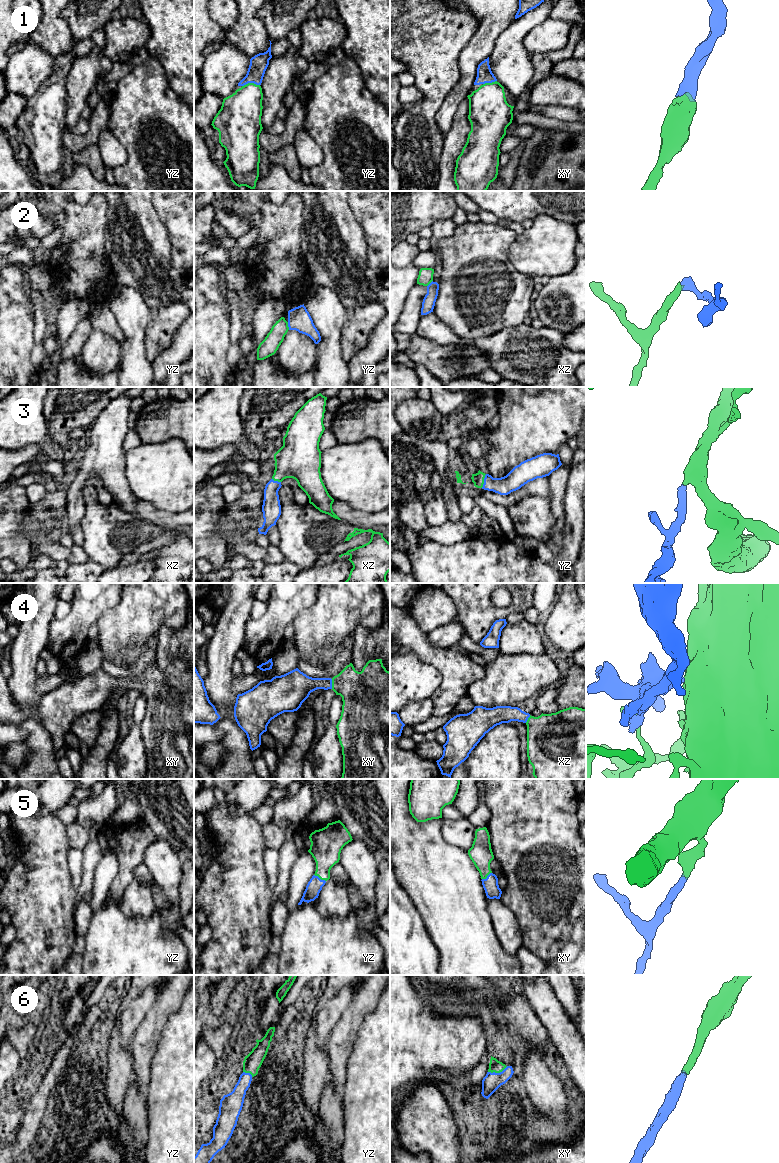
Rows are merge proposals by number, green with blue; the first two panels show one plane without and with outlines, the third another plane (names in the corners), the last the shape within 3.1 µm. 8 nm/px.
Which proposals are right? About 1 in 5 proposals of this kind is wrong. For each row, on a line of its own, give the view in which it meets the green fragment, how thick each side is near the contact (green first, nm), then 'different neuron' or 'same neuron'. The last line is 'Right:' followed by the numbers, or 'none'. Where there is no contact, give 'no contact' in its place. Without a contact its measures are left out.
1: contact in yz; calibres 320 and 140 nm; same neuron
2: contact in yz; calibres 140 and 190 nm; different neuron
3: contact in yz; calibres 100 and 160 nm; same neuron
4: contact in xy; calibres 340 and 190 nm; same neuron
5: contact in yz; calibres 240 and 120 nm; same neuron
6: contact in xy; calibres 100 and 150 nm; same neuron
Right: 1, 3, 4, 5, 6

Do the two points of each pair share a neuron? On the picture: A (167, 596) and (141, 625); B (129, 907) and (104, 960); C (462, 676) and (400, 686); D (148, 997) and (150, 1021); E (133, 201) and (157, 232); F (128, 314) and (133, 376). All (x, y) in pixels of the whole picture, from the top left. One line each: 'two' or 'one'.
A: one
B: two
C: two
D: two
E: one
F: one

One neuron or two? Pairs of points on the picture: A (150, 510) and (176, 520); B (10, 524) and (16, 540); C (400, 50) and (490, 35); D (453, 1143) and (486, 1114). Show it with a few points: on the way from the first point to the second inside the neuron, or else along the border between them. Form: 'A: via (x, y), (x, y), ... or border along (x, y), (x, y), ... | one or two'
A: via (156, 516), (163, 520), (170, 520) | one
B: via (10, 528), (12, 536) | one
C: border along (475, 15), (478, 20), (478, 27), (458, 58) | two
D: border along (453, 1115), (458, 1130), (461, 1151) | two

